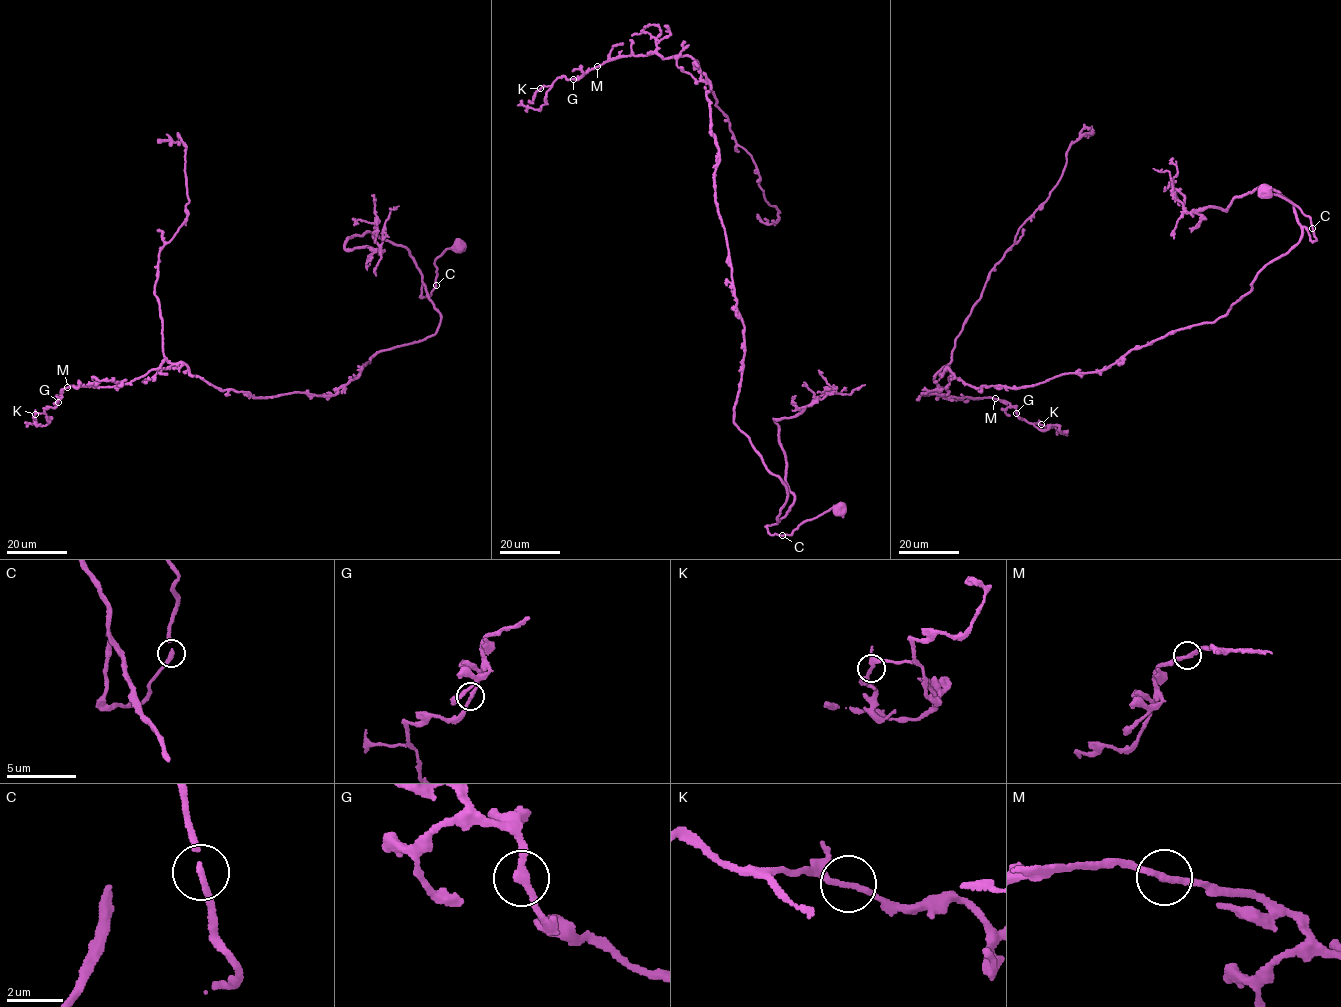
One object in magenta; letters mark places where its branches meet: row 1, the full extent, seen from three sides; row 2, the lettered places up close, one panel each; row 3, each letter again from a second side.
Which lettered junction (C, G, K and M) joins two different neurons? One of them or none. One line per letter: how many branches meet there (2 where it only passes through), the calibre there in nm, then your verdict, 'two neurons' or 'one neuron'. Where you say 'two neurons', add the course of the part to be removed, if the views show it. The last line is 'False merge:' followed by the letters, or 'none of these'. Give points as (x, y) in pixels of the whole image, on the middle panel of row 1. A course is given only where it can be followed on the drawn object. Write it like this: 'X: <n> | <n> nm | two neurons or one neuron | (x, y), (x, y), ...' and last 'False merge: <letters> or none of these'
C: 2 | 190 nm | one neuron
G: 2 | 240 nm | one neuron
K: 2 | 200 nm | one neuron
M: 2 | 240 nm | one neuron
False merge: none of these

